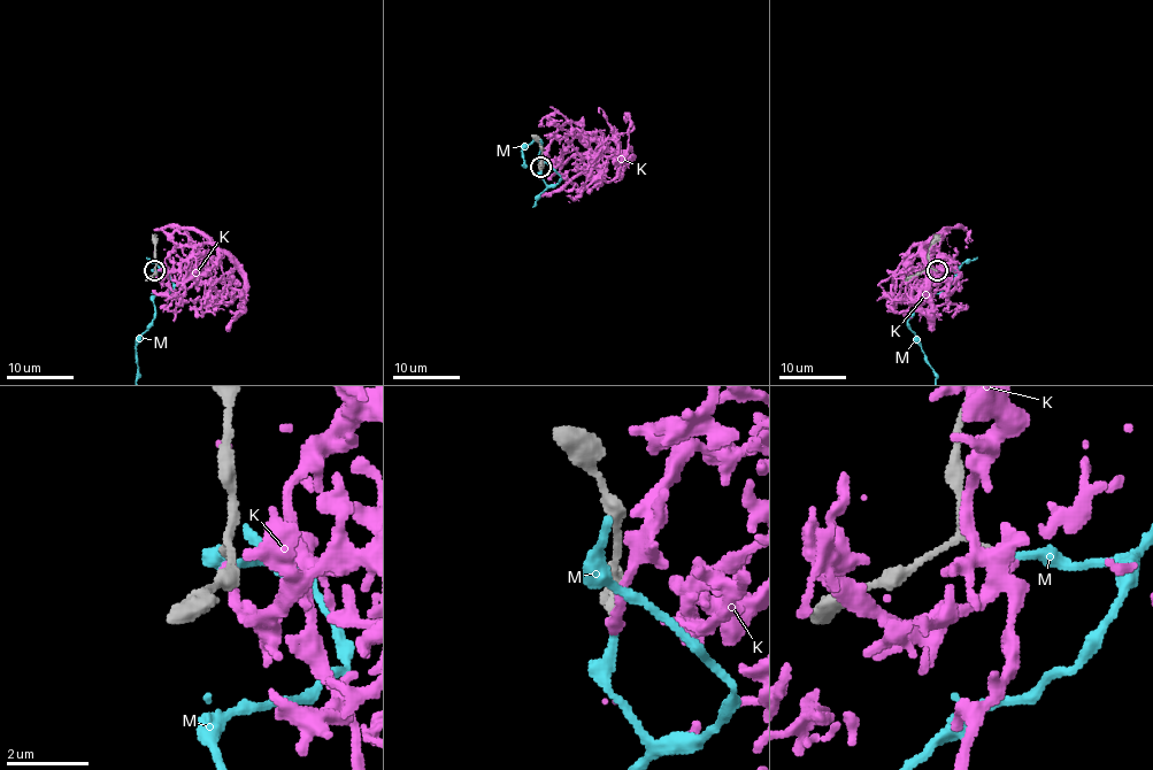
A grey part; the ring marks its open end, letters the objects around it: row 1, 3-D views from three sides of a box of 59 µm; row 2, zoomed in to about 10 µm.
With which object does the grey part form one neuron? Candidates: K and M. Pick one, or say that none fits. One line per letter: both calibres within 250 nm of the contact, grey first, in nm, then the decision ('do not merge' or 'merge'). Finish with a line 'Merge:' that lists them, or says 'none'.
K: 200/260 nm | do not merge
M: 200/200 nm | merge
Merge: M

